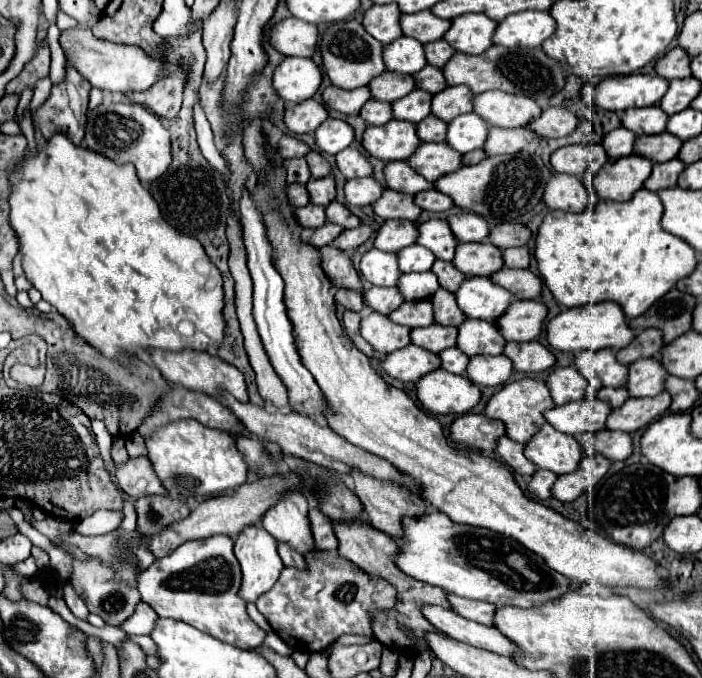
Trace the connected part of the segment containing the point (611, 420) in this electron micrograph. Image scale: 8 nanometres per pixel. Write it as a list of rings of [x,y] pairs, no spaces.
[[[660,392],[652,398],[628,398],[620,408],[614,408],[606,420],[608,430],[636,432],[648,426],[664,412],[668,412],[672,398],[668,392]]]

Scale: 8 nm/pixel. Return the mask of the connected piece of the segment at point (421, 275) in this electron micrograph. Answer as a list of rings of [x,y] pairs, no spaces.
[[[410,272],[398,278],[396,288],[404,300],[426,300],[440,286],[434,272]]]

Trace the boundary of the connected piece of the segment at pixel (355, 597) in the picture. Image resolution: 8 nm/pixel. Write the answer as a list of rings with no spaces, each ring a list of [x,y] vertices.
[[[318,552],[318,558],[306,558],[306,562],[308,570],[284,568],[276,586],[256,602],[272,630],[294,650],[324,652],[342,634],[372,636],[372,612],[390,610],[396,604],[392,585],[362,572],[336,552]]]

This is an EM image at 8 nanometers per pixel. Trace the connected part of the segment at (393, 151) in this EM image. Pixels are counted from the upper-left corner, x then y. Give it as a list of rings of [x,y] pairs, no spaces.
[[[390,120],[384,126],[368,126],[362,134],[364,150],[384,162],[406,160],[420,144],[416,128],[410,122]]]

